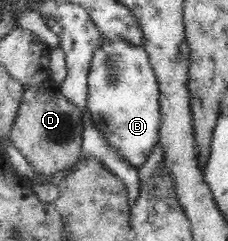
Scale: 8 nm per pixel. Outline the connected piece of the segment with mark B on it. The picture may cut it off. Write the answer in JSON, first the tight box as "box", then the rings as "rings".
{"box":[88,41,161,169],"rings":[[[109,41],[96,51],[88,70],[88,110],[93,123],[100,129],[106,141],[120,153],[122,159],[139,169],[159,142],[161,125],[159,84],[144,47],[130,45],[128,41]]]}

